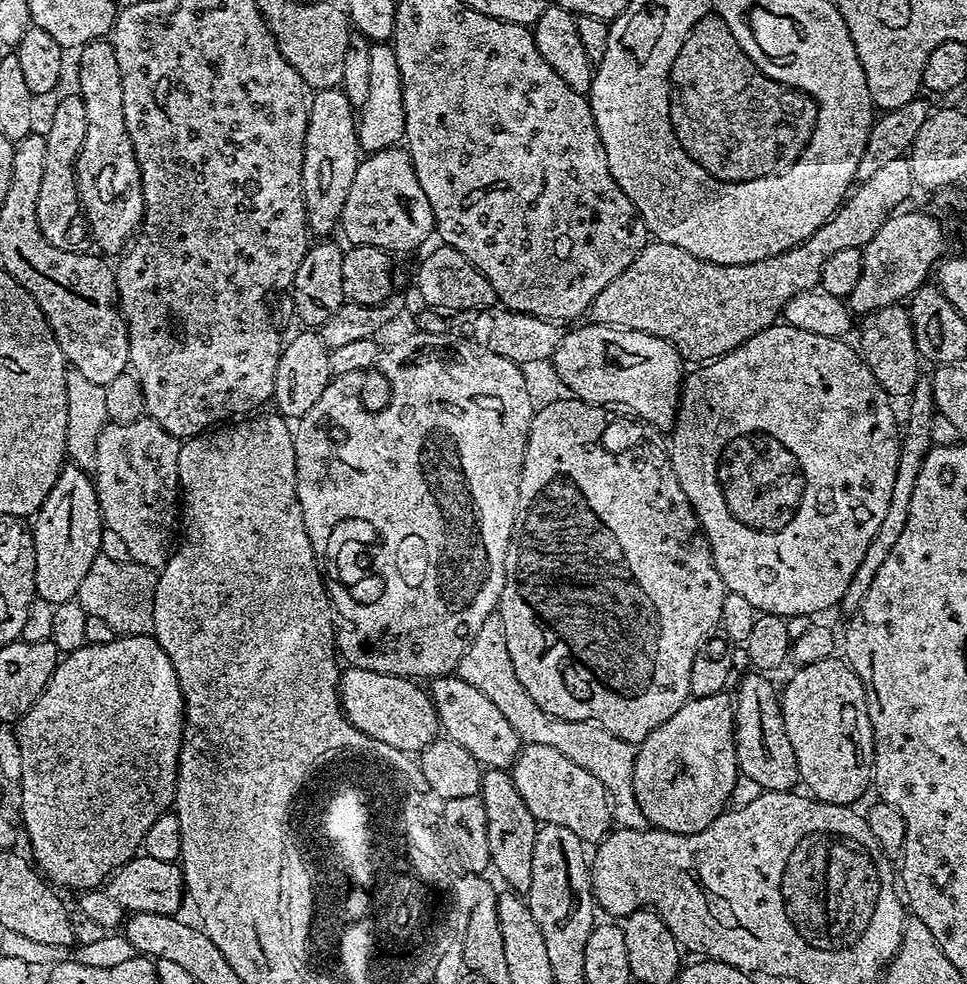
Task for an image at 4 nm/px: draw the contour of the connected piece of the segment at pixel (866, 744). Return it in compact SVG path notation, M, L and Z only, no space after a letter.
M829 658L813 664L801 664L782 688L780 705L782 718L786 722L786 734L790 734L790 746L794 746L794 758L798 758L798 770L803 787L815 799L825 800L827 804L855 805L874 780L874 738L872 723L868 713L868 703L864 693L864 683L855 672L840 658Z

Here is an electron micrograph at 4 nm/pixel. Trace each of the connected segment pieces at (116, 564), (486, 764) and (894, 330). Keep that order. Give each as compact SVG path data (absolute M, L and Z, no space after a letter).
M97 556L90 574L82 578L78 593L81 606L90 614L108 622L116 634L122 636L147 636L154 630L154 594L157 573L127 558L115 560L112 556Z
M449 674L435 677L431 681L430 691L443 735L447 739L458 742L458 746L466 746L466 750L470 750L470 754L474 754L474 758L485 769L511 769L520 753L522 741L514 726L506 722L498 706L494 706L494 702L490 702L482 690L474 690L474 686L470 686L470 682L461 676Z
M891 304L888 308L879 308L876 312L867 313L863 320L864 329L860 332L858 351L864 357L870 374L878 378L878 386L882 386L882 390L886 390L889 397L911 397L914 386L922 379L922 357L914 342L914 330L907 307Z

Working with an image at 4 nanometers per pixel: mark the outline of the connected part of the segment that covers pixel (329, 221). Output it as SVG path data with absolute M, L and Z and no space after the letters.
M341 87L322 88L311 97L308 105L308 125L304 139L304 157L302 158L302 190L306 202L309 231L317 237L326 238L333 229L339 227L342 206L346 206L346 194L350 194L350 186L354 186L354 174L362 159L356 125L358 123L357 109L350 104Z

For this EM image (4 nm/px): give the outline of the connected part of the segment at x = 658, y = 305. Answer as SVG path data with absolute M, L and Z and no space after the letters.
M904 156L894 158L894 162L886 162L886 166L882 166L882 170L876 171L871 178L859 181L851 195L840 205L840 209L810 239L803 240L798 246L782 254L762 258L753 264L711 264L661 240L645 243L634 262L630 262L630 266L626 266L626 270L622 270L622 274L618 274L618 278L614 278L614 282L610 282L610 286L606 286L606 290L602 290L598 298L594 298L590 309L591 323L654 334L674 345L685 361L693 360L691 363L696 366L709 360L717 360L719 356L724 356L754 338L754 334L777 323L786 302L790 302L794 294L802 294L817 287L822 266L826 266L826 258L830 258L830 254L838 254L838 250L847 248L863 249L870 238L874 238L874 234L882 230L889 216L904 206L899 204L906 203L911 192L914 192L914 185L910 162Z

